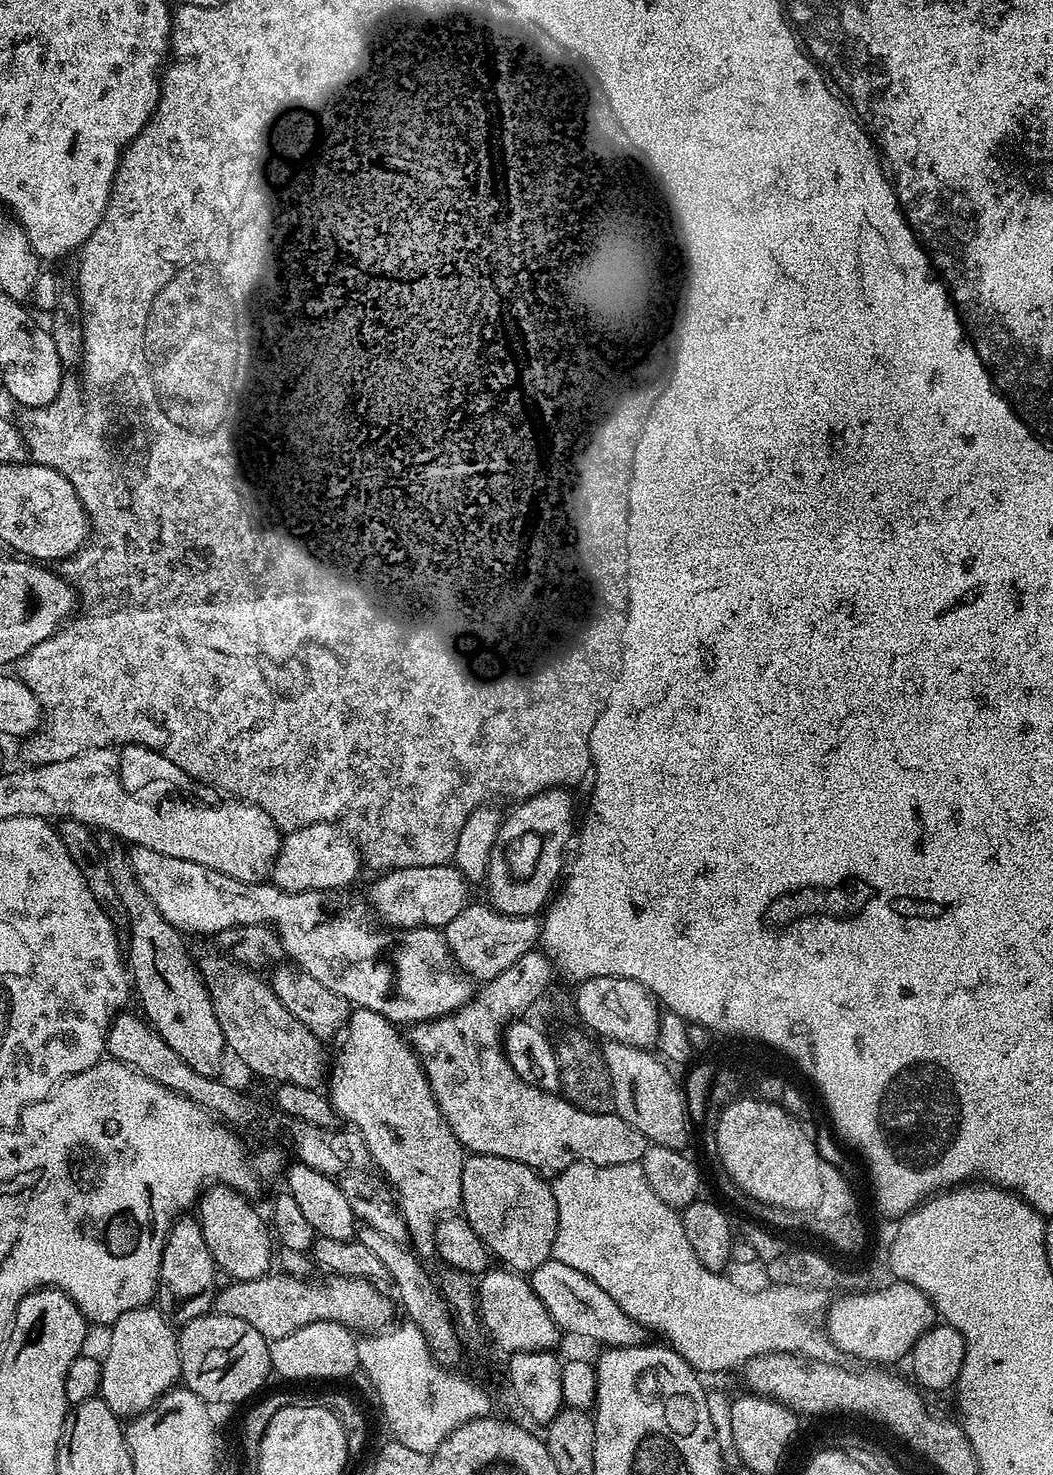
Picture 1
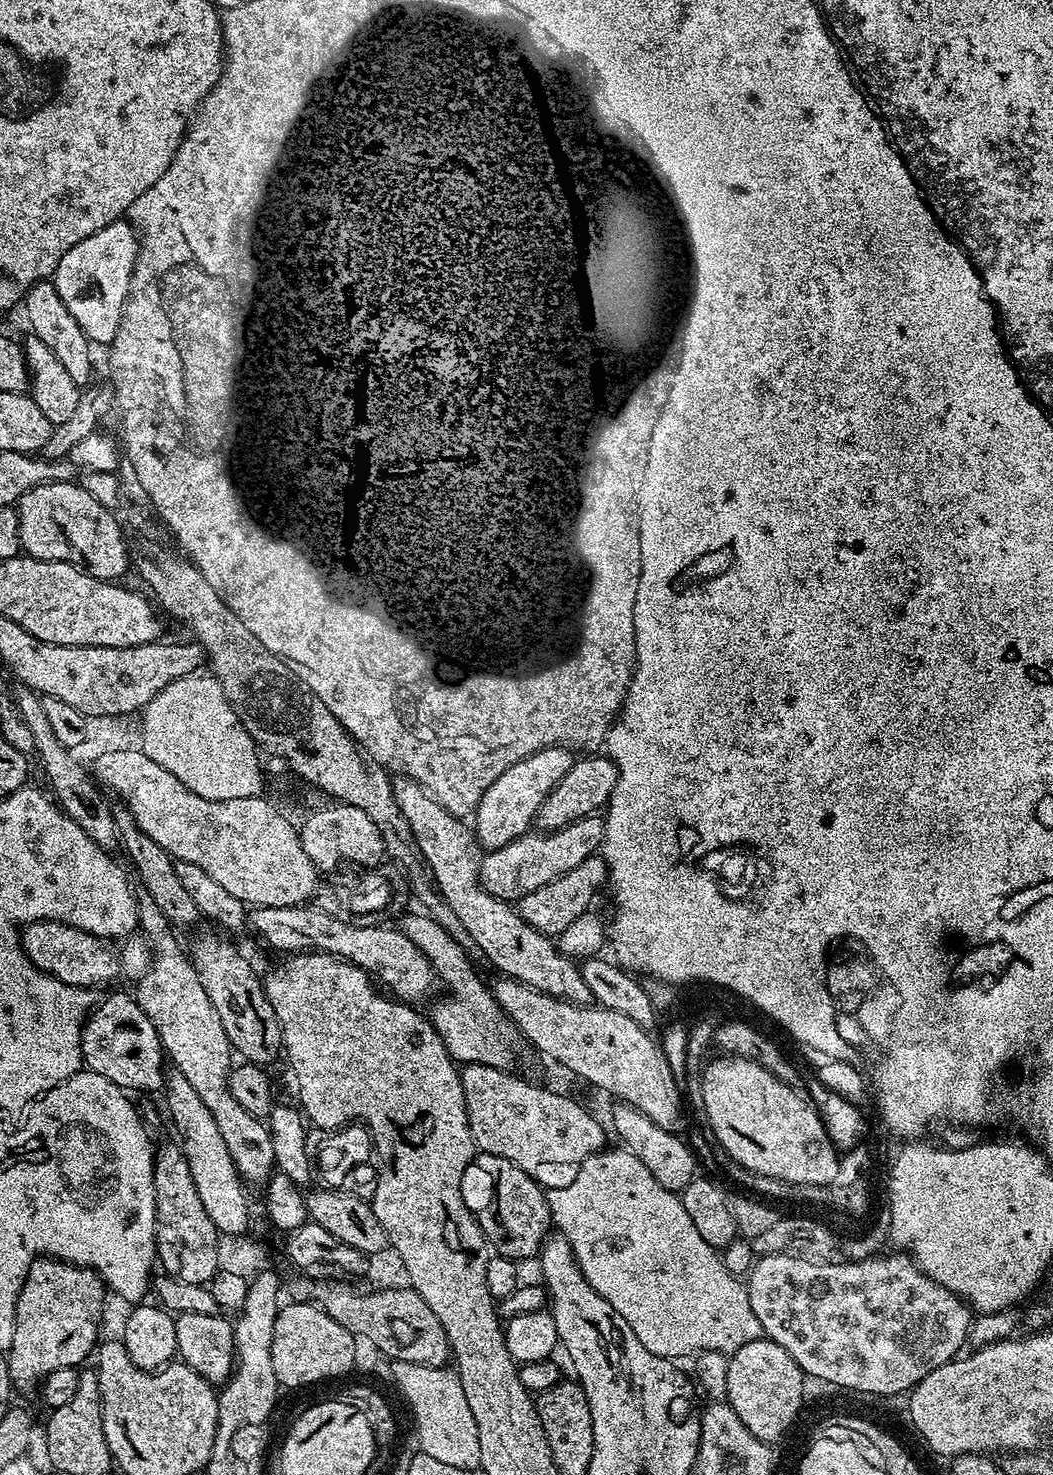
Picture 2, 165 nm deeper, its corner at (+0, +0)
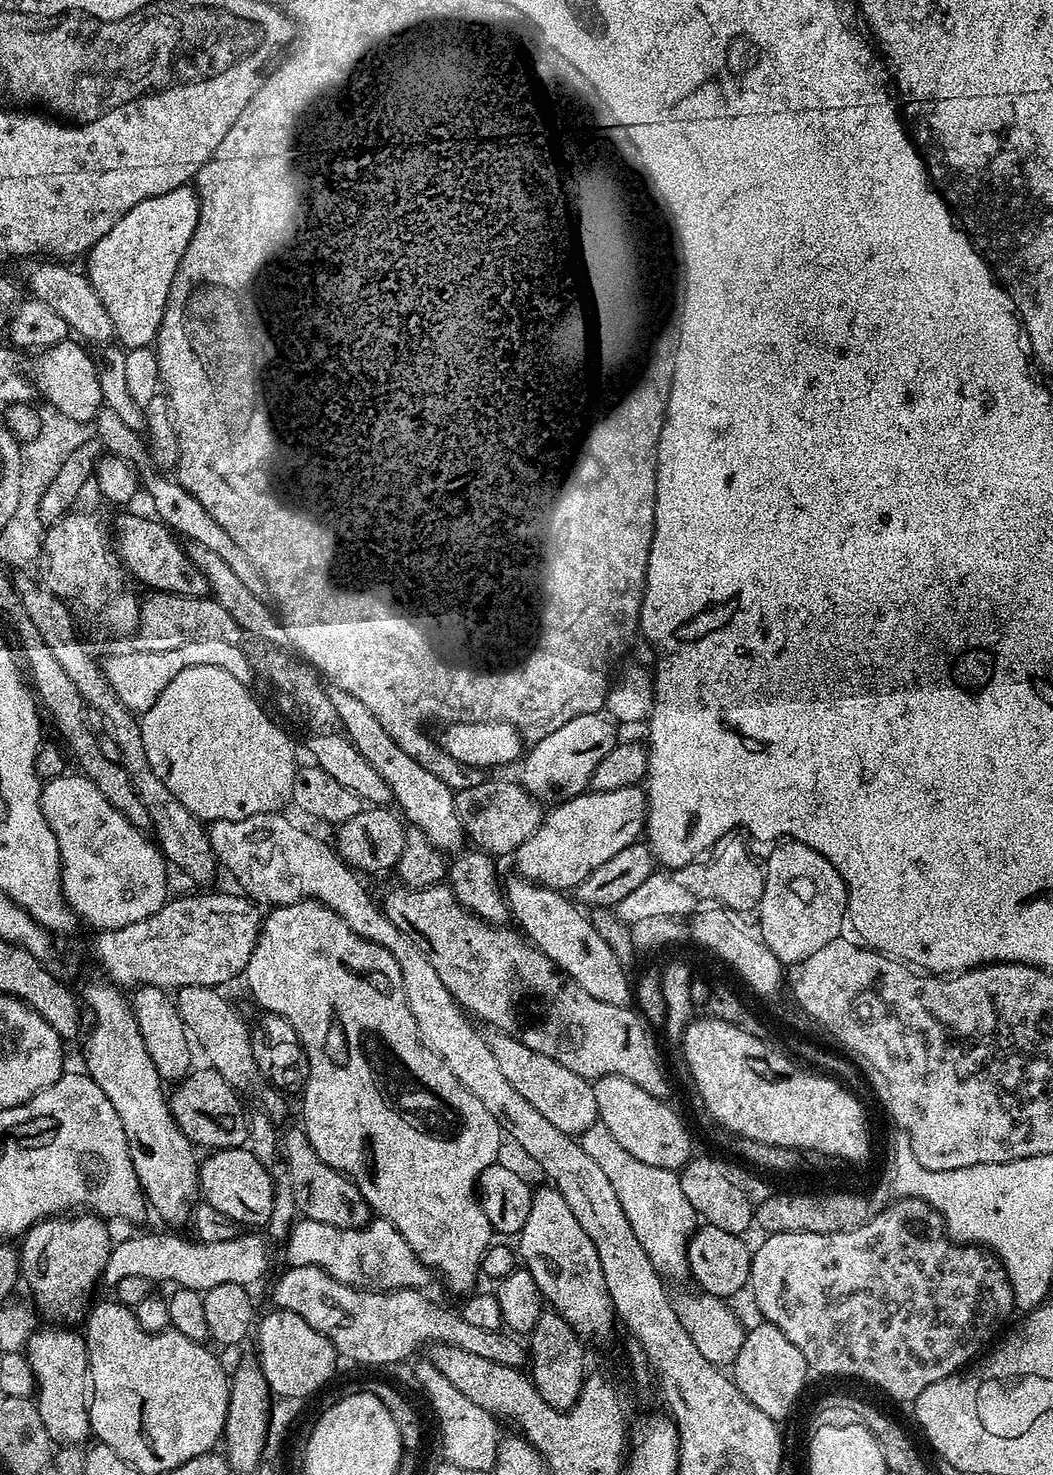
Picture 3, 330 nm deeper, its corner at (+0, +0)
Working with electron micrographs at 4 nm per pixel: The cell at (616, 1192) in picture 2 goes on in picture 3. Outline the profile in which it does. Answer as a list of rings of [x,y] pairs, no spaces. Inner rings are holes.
[[[599,1122],[581,1132],[578,1139],[582,1150],[586,1150],[586,1154],[602,1166],[606,1178],[610,1178],[610,1186],[614,1186],[614,1194],[618,1194],[618,1202],[622,1202],[622,1210],[656,1271],[665,1278],[685,1275],[688,1272],[688,1239],[698,1227],[698,1217],[686,1194],[682,1194],[679,1175],[670,1168],[638,1162],[634,1154],[622,1150],[622,1146],[614,1142],[614,1134]]]

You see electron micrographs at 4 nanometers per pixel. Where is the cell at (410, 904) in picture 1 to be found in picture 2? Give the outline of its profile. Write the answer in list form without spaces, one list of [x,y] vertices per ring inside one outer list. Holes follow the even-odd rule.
[[[593,814],[583,816],[565,828],[536,834],[540,836],[532,835],[522,835],[506,846],[485,851],[481,855],[480,884],[486,891],[500,900],[519,902],[526,894],[538,890],[538,886],[554,882],[554,878],[566,874],[566,870],[574,870],[578,862],[586,862],[586,858],[597,855],[604,842],[604,822],[599,815]]]

